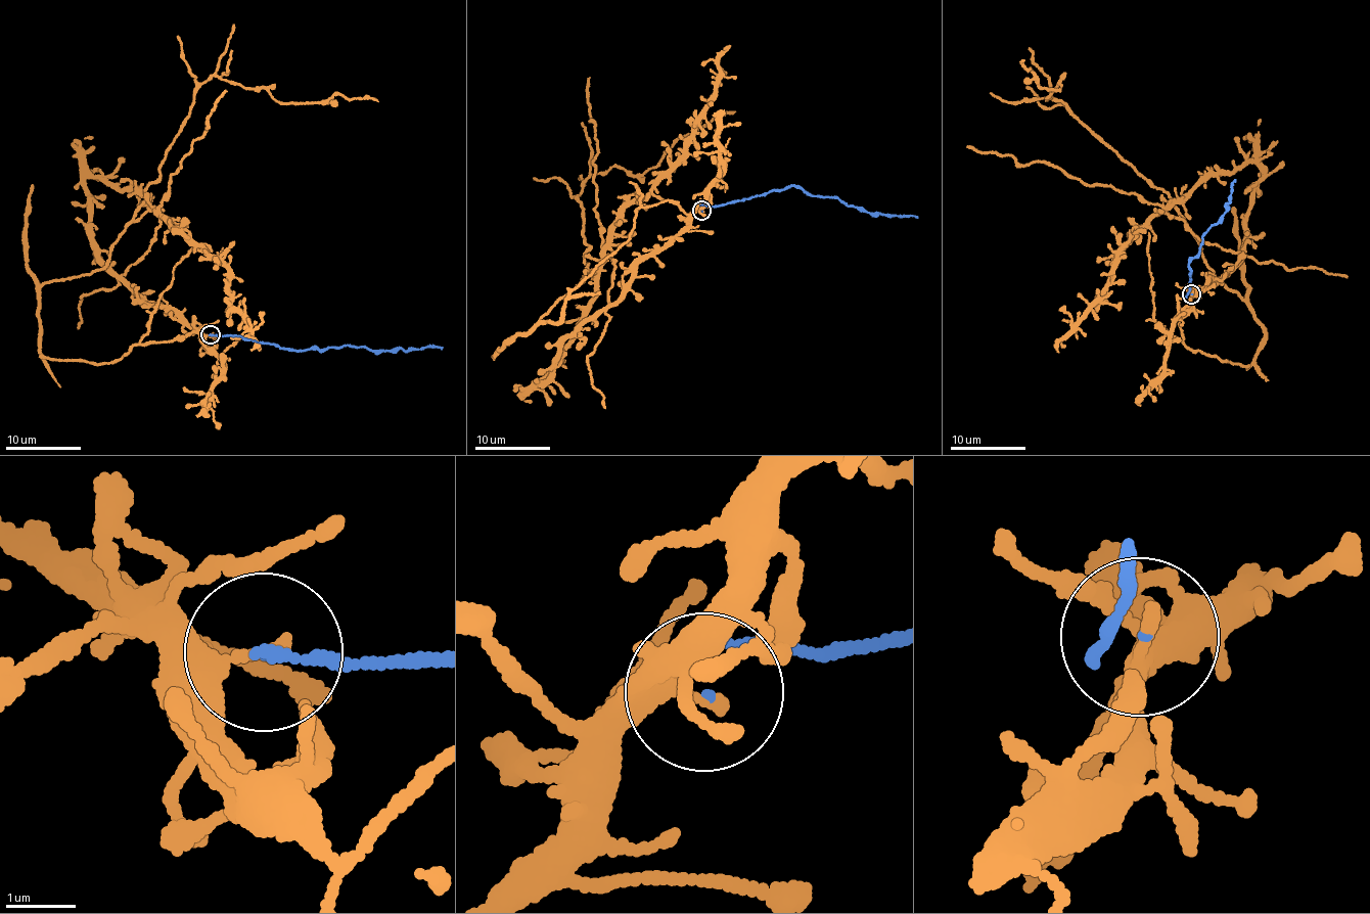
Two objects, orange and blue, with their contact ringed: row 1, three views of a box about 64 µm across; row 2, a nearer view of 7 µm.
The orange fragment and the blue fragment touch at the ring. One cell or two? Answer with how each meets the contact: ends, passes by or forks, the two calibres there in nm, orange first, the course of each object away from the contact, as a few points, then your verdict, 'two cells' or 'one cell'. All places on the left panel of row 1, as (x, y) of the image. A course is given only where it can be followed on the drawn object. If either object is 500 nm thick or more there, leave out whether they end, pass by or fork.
orange ends; blue ends; calibres 190 and 120 nm; course orange (212, 334), (124, 278), (160, 225), (141, 207), (195, 90), (215, 76), (284, 104), (377, 100); course blue (210, 333), (238, 335), (298, 352), (339, 349), (347, 345), (397, 352), (422, 350), (428, 346), (443, 348); one cell

